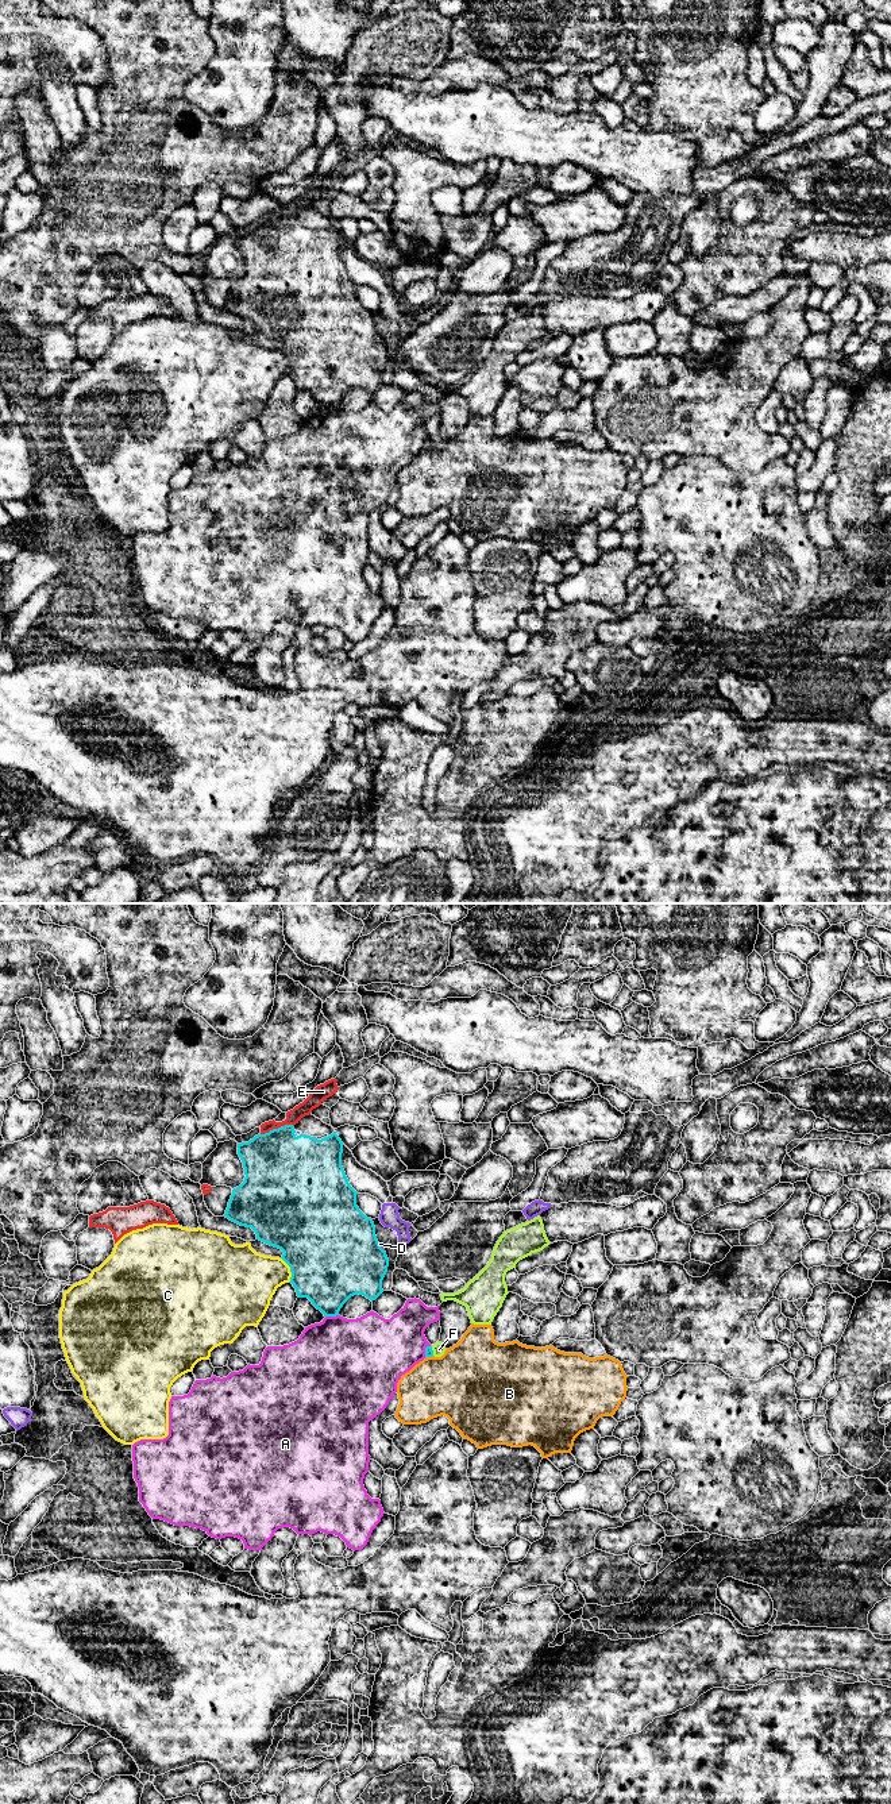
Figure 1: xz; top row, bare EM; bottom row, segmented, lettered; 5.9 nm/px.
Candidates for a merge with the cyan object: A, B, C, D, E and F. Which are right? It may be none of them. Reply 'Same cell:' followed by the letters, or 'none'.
Same cell: none

